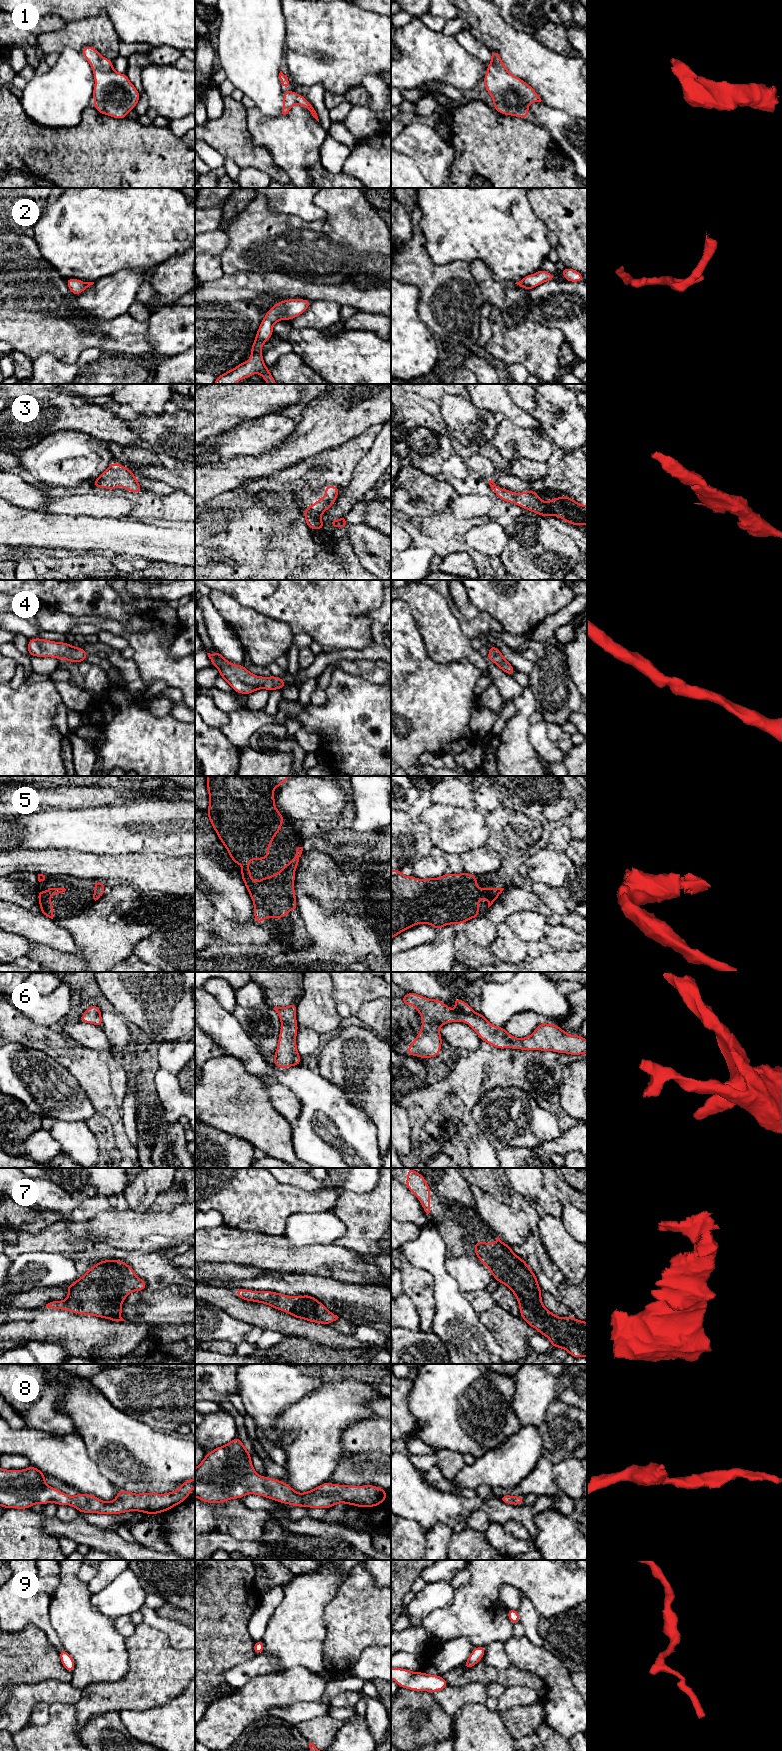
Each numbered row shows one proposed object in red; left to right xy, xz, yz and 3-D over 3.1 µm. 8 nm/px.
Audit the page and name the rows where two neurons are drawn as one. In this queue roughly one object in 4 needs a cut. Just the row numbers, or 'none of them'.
none of them

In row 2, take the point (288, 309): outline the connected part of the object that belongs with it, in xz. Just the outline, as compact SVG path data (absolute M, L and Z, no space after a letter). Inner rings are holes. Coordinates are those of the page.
M286 299L274 304L265 314L251 347L251 357L244 363L216 377L214 384L236 384L238 381L259 373L268 384L277 384L265 366L261 349L273 335L273 325L280 320L293 320L311 305L307 299Z

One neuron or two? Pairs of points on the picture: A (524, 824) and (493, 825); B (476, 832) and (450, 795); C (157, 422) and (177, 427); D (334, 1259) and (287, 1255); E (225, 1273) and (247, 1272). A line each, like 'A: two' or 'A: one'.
A: one
B: two
C: one
D: one
E: one

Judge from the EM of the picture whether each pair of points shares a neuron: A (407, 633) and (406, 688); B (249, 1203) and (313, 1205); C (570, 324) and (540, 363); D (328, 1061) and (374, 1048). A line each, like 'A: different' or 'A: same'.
A: same
B: same
C: different
D: same

